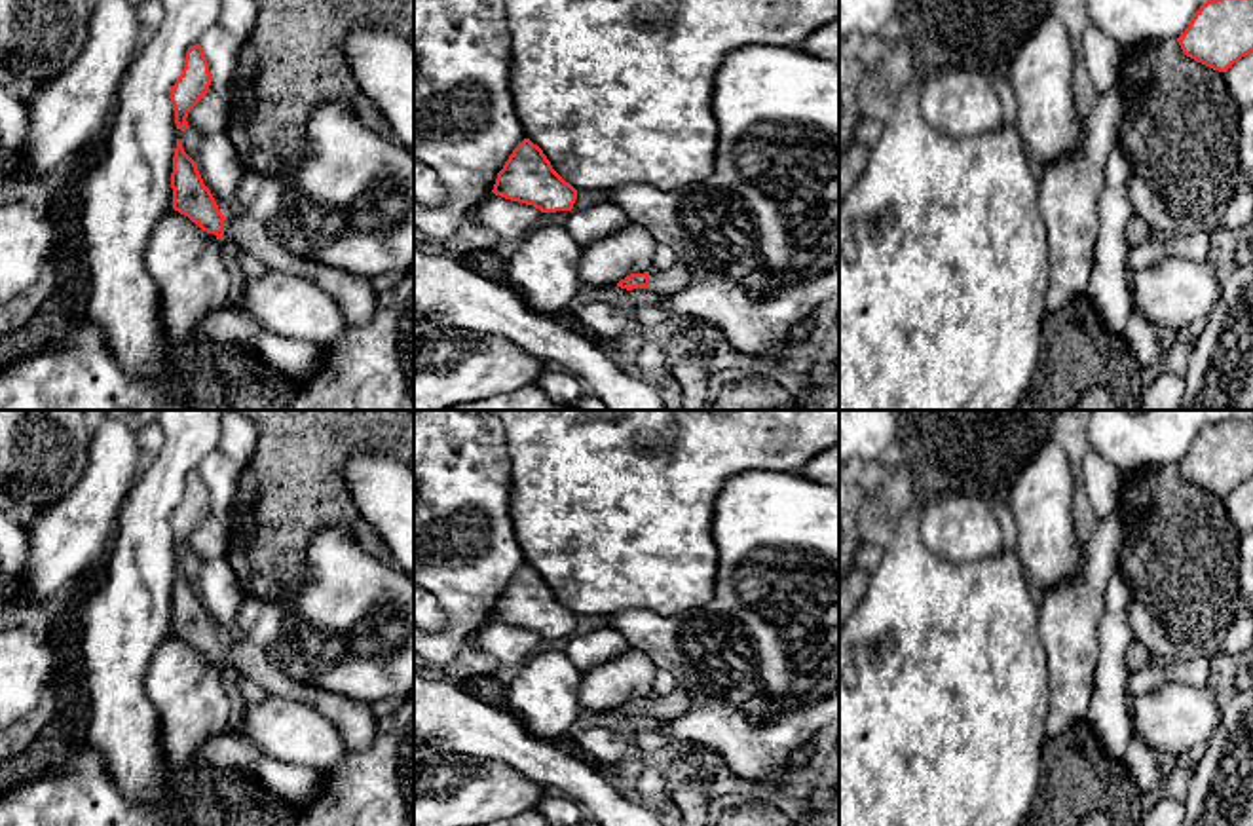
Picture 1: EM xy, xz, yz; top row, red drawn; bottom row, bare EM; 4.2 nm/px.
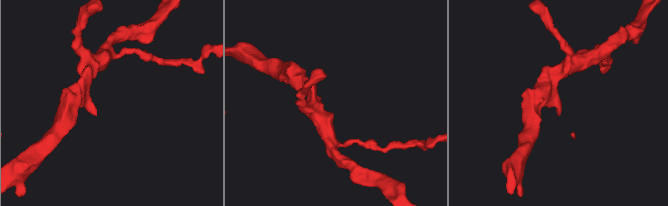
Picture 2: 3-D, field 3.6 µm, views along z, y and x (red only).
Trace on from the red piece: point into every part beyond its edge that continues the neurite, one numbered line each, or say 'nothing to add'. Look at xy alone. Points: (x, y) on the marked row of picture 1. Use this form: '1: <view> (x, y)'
1: xy (355, 297)

